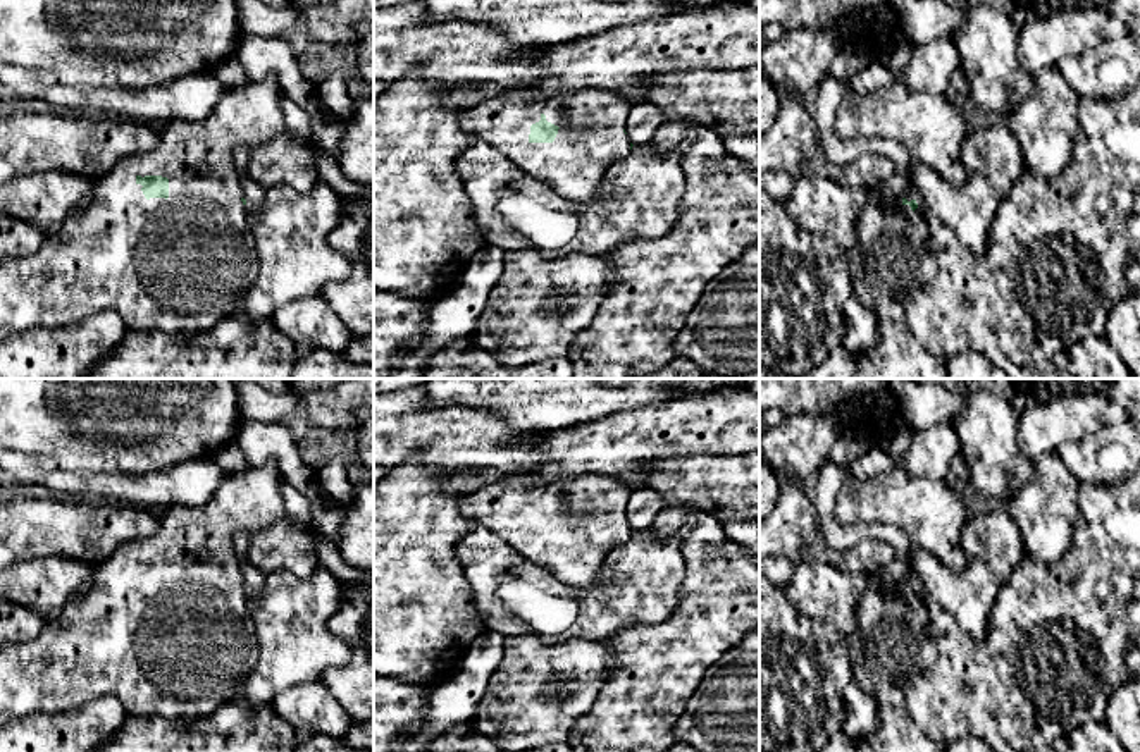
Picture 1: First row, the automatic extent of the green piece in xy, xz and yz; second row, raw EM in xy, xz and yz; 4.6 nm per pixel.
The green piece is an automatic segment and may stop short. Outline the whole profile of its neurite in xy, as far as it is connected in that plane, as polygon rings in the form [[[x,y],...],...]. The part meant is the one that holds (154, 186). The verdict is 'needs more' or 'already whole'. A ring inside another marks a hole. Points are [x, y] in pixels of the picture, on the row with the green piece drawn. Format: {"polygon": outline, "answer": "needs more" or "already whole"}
{"polygon": [[[267,76],[258,81],[250,81],[243,86],[224,93],[210,115],[198,120],[174,119],[160,124],[160,143],[143,153],[131,155],[121,160],[108,174],[102,176],[91,193],[91,201],[76,215],[71,215],[62,227],[59,237],[43,237],[36,253],[22,258],[7,258],[0,263],[0,342],[29,329],[57,329],[71,327],[91,317],[96,311],[115,308],[127,329],[145,332],[164,332],[169,336],[189,337],[214,327],[226,317],[232,317],[236,306],[241,303],[248,289],[257,279],[257,250],[248,220],[246,200],[241,191],[241,172],[238,169],[234,151],[239,146],[257,150],[263,143],[286,133],[284,112],[281,108],[281,86],[276,76]]], "answer": "needs more"}

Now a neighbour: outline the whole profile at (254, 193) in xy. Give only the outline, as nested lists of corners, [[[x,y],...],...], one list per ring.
[[[246,167],[241,169],[239,172],[241,172],[239,182],[241,182],[243,198],[246,200],[246,210],[255,215],[263,206],[267,189],[260,186],[258,182],[255,182],[246,174]]]

